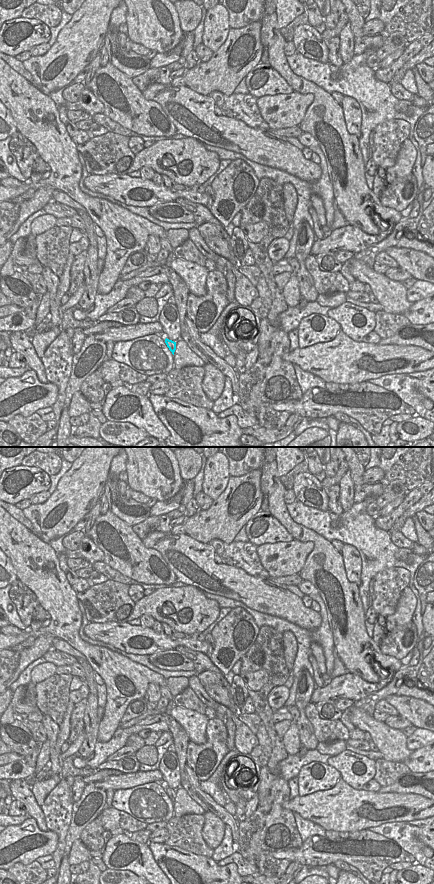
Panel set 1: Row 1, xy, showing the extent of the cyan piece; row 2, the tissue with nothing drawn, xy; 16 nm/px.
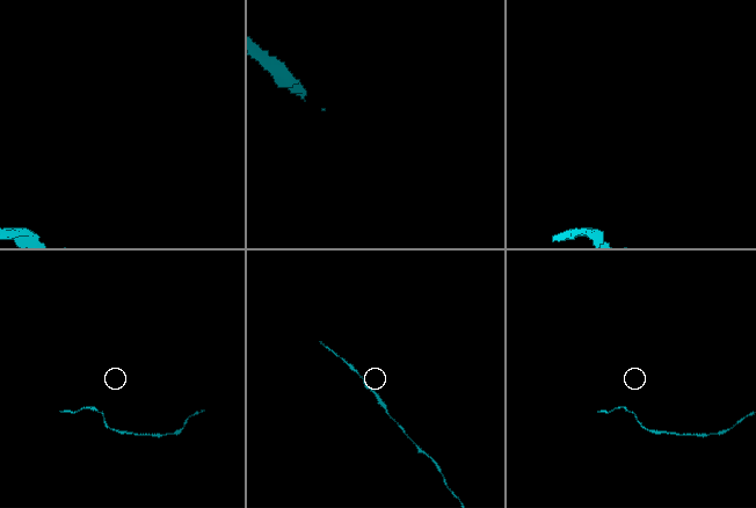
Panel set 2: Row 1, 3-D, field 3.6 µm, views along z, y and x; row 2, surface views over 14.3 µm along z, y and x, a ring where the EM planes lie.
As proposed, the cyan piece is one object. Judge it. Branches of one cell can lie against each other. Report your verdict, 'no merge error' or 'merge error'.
no merge error

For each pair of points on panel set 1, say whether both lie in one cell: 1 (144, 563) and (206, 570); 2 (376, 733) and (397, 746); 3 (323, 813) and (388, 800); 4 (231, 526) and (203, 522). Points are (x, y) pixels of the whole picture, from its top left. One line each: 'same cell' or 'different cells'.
1: different cells
2: same cell
3: same cell
4: same cell

